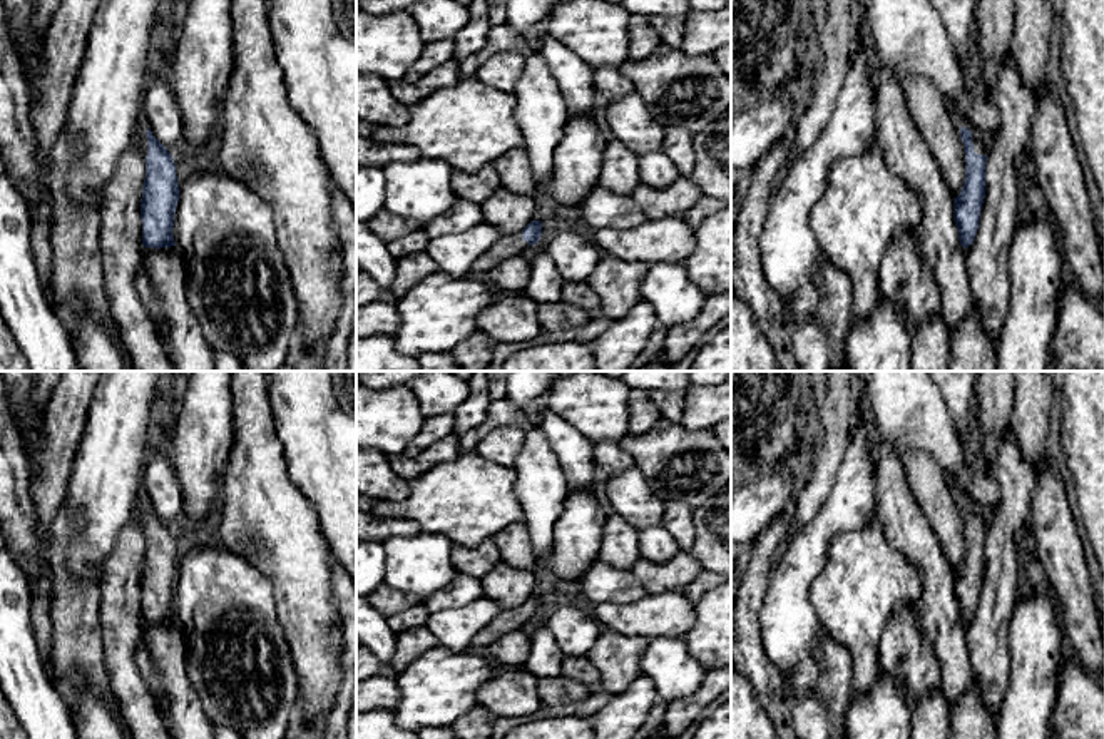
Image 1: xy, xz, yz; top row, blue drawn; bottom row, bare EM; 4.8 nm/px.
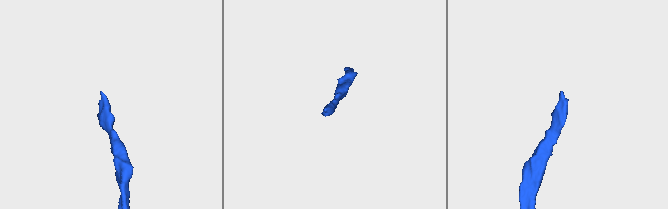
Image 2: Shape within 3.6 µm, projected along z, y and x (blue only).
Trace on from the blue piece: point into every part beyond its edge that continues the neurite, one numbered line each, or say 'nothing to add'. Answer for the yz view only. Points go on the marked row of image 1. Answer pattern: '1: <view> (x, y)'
1: yz (981, 146)

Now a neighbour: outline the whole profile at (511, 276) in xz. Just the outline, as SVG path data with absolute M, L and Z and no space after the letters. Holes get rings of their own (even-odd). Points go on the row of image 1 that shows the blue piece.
M524 254L512 256L490 269L488 276L498 294L524 293L530 279L530 259Z

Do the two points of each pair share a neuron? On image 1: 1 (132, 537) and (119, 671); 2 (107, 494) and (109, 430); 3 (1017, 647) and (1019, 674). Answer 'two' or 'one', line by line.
1: one
2: one
3: one

